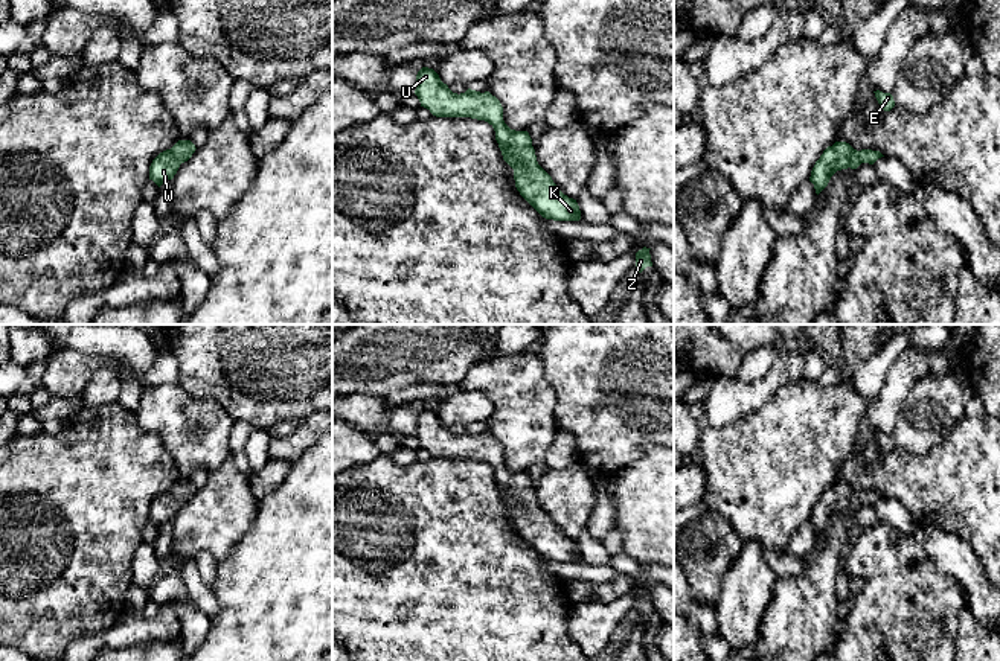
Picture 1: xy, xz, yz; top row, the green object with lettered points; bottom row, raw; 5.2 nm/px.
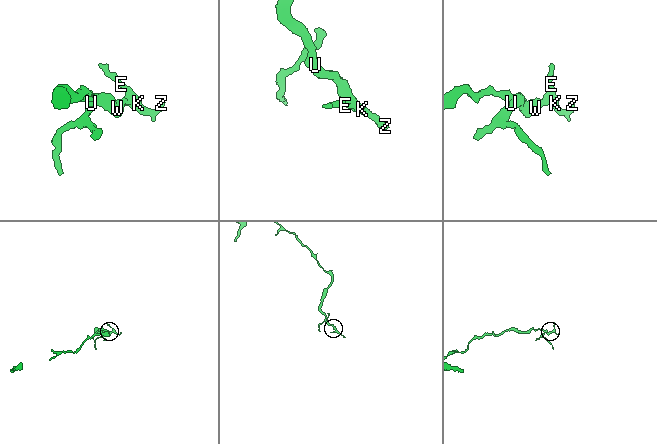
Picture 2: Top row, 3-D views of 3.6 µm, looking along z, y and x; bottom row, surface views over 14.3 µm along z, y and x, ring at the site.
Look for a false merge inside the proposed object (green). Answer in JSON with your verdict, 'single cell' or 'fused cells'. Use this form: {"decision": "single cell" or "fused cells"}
{"decision": "single cell"}

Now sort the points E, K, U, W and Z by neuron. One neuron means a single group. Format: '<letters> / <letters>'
E K U W Z

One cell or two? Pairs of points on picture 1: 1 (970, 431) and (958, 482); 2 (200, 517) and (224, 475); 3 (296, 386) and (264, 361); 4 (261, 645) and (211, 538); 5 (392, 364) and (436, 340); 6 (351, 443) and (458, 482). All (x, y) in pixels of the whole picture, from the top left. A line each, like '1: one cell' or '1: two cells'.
1: one cell
2: one cell
3: one cell
4: two cells
5: one cell
6: two cells

